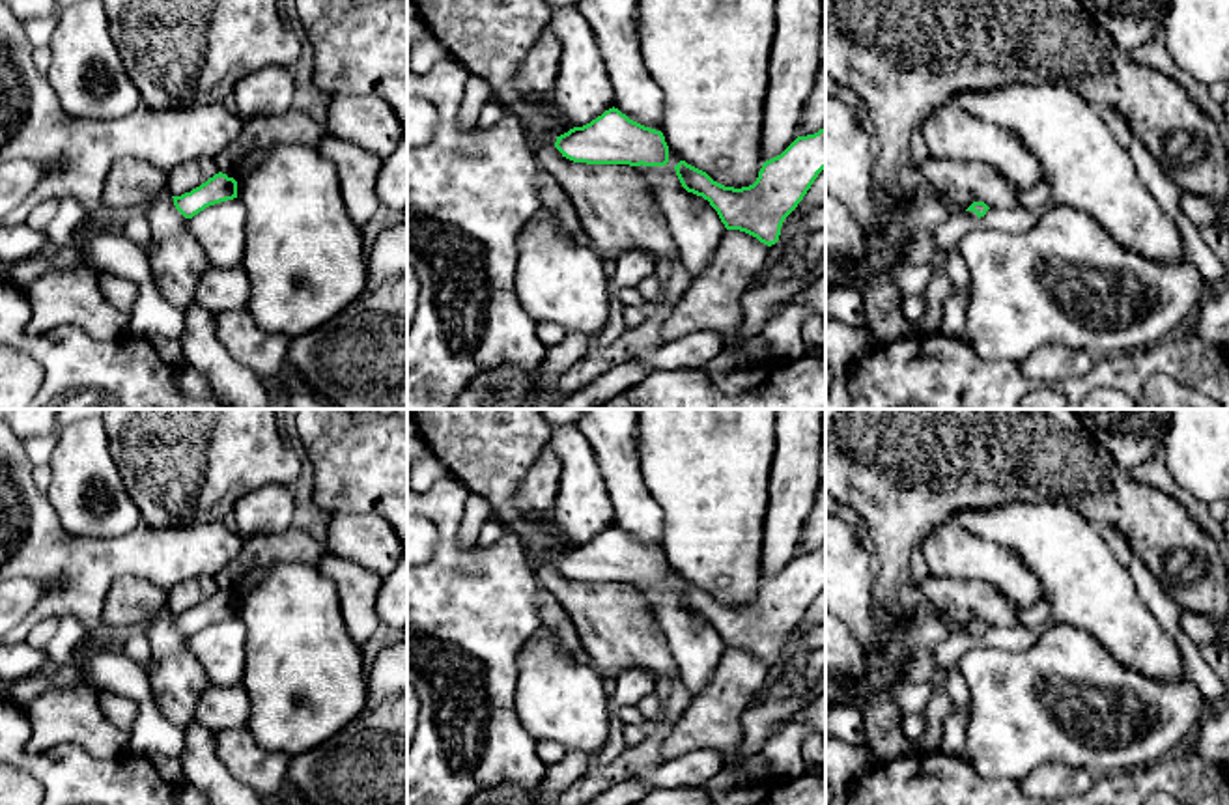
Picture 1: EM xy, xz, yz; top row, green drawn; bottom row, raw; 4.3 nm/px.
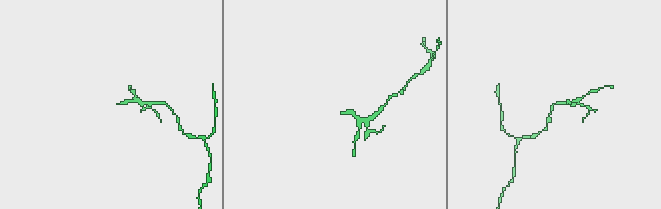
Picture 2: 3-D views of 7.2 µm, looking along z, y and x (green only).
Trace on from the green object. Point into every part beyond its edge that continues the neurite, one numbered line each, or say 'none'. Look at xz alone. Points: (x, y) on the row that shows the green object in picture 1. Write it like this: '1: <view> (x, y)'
1: xz (533, 141)

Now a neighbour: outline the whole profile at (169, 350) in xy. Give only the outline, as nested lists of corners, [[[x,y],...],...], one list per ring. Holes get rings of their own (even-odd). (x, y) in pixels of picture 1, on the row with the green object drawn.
[[[157,336],[151,344],[166,364],[179,368],[185,362],[179,340]]]

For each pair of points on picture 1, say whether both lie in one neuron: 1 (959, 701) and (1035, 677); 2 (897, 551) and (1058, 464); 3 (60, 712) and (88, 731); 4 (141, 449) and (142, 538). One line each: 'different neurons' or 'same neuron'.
1: different neurons
2: same neuron
3: same neuron
4: different neurons

